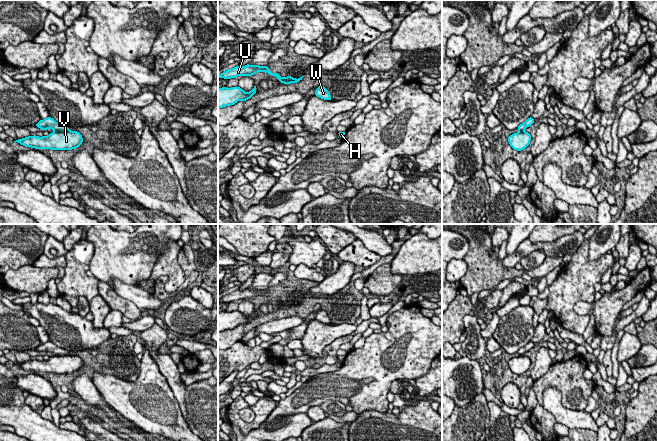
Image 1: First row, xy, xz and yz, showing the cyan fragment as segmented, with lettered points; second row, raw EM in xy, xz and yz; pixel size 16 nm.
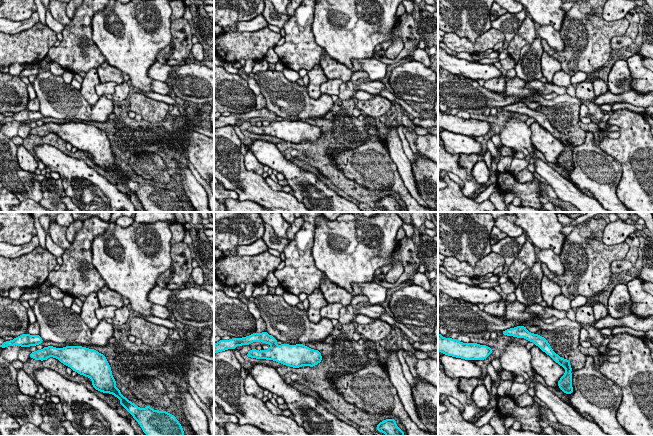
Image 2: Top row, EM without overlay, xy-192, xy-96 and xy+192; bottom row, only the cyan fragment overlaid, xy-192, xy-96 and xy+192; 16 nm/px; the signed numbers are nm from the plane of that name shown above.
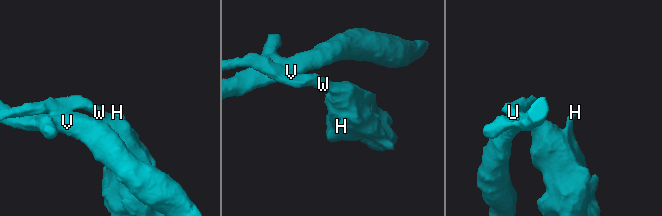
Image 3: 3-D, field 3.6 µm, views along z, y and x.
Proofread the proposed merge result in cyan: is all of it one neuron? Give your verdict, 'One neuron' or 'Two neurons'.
Two neurons

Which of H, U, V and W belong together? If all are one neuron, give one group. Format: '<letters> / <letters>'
H U W / V

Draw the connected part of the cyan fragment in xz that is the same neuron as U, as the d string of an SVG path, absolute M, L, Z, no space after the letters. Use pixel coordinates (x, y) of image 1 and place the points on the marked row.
M245 65L243 67L236 66L232 69L226 70L225 72L221 73L218 75L219 78L225 78L225 79L230 79L230 78L235 78L237 76L243 75L243 76L252 76L257 72L266 72L269 73L270 76L275 76L277 78L282 78L280 74L272 73L270 69L267 66L258 66L258 65Z

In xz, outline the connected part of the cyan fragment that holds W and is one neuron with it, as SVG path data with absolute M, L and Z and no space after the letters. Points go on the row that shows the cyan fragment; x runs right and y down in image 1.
M320 85L319 87L317 87L314 95L322 99L332 101L330 93L324 86Z

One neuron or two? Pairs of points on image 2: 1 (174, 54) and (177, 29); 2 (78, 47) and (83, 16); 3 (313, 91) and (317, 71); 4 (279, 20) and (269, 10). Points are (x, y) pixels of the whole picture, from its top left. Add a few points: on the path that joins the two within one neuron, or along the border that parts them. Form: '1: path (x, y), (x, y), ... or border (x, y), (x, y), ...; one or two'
1: path (177, 48), (177, 35); one
2: path (78, 39), (81, 24); one
3: path (313, 86), (316, 76); one
4: path (277, 18), (271, 12); one

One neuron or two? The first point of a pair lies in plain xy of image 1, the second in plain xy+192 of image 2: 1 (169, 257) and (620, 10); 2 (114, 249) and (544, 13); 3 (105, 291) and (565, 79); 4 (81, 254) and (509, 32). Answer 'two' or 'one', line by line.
1: two
2: one
3: two
4: two

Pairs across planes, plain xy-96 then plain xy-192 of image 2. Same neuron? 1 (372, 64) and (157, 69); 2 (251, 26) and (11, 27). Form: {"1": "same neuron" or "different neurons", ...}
{"1": "same neuron", "2": "same neuron"}

